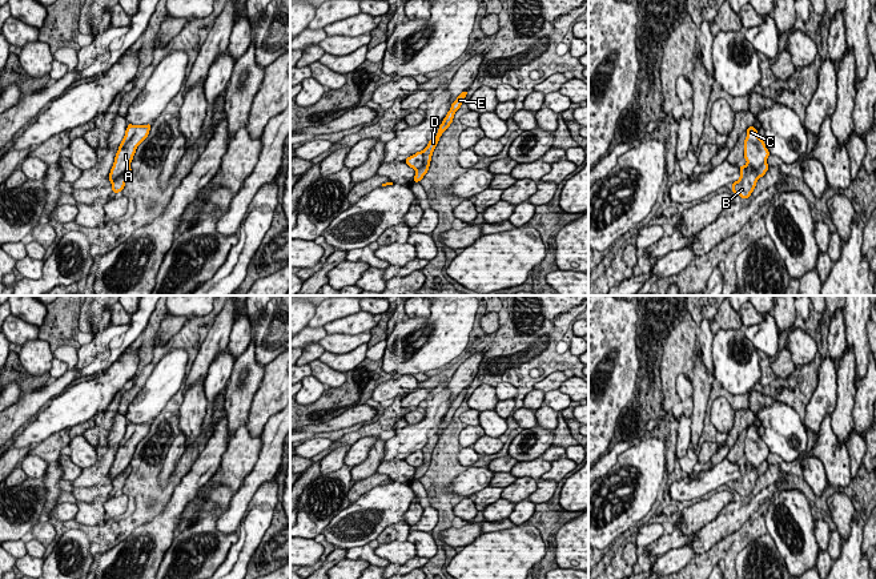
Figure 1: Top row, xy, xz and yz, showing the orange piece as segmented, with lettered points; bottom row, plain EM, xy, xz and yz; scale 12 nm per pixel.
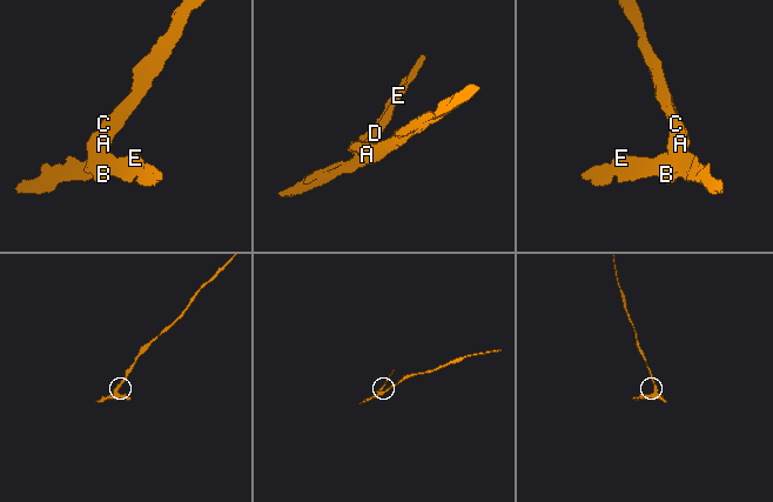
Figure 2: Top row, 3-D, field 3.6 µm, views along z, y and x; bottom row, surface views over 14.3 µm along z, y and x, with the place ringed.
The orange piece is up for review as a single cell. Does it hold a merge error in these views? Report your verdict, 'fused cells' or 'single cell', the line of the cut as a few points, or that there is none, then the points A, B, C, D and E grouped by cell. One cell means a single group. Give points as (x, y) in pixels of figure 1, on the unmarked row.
fused cells | xz (422, 450), (422, 463), (416, 469) | A C / B D E

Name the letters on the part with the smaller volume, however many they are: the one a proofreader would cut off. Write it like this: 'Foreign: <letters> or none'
Foreign: B, D, E

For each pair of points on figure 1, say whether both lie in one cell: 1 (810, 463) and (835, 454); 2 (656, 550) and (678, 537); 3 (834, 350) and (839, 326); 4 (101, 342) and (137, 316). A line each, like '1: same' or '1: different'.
1: different
2: same
3: same
4: same

